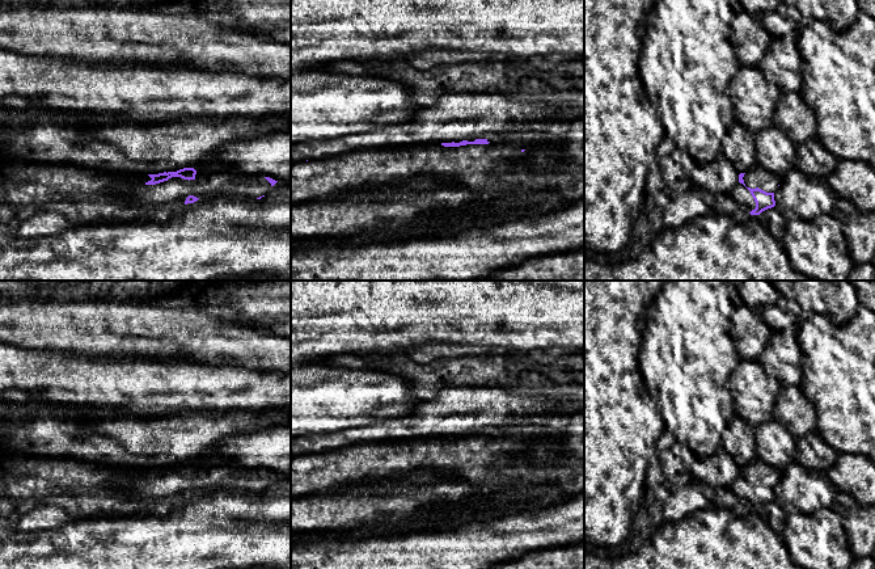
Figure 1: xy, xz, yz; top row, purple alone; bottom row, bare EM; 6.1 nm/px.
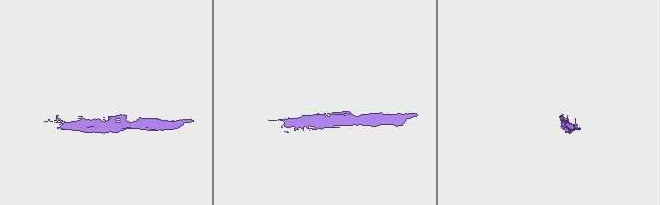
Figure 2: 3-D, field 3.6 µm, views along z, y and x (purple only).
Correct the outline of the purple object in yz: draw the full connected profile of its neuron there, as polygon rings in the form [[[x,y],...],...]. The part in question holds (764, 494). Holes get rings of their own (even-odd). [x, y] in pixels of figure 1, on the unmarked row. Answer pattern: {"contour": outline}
{"contour": [[[754,456],[745,467],[739,468],[739,477],[732,482],[727,493],[730,498],[744,506],[760,509],[775,500],[774,486],[781,472]]]}

